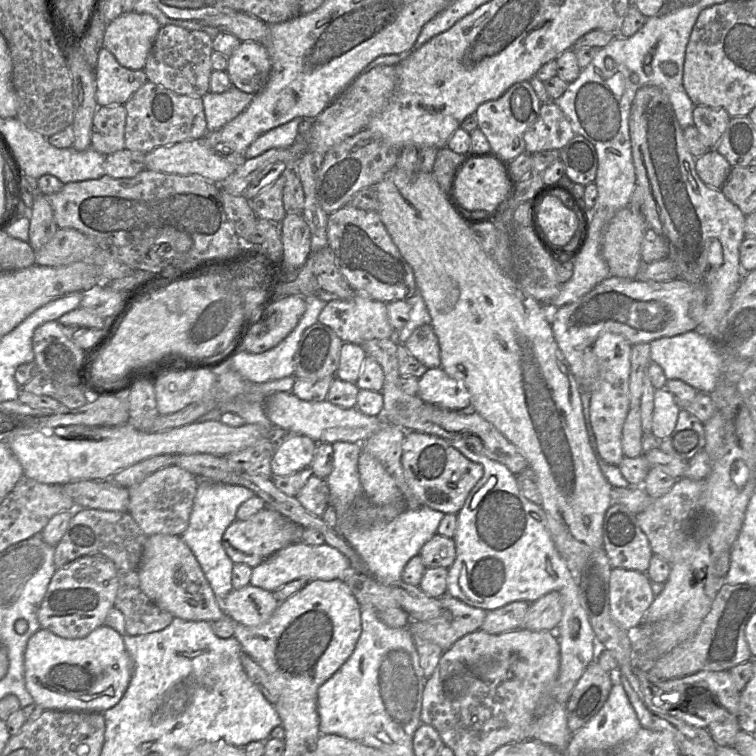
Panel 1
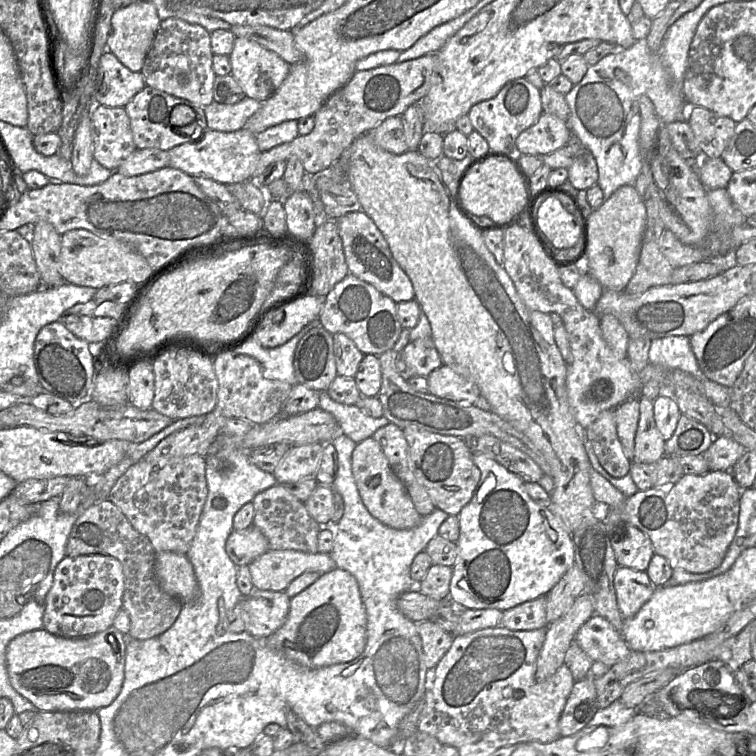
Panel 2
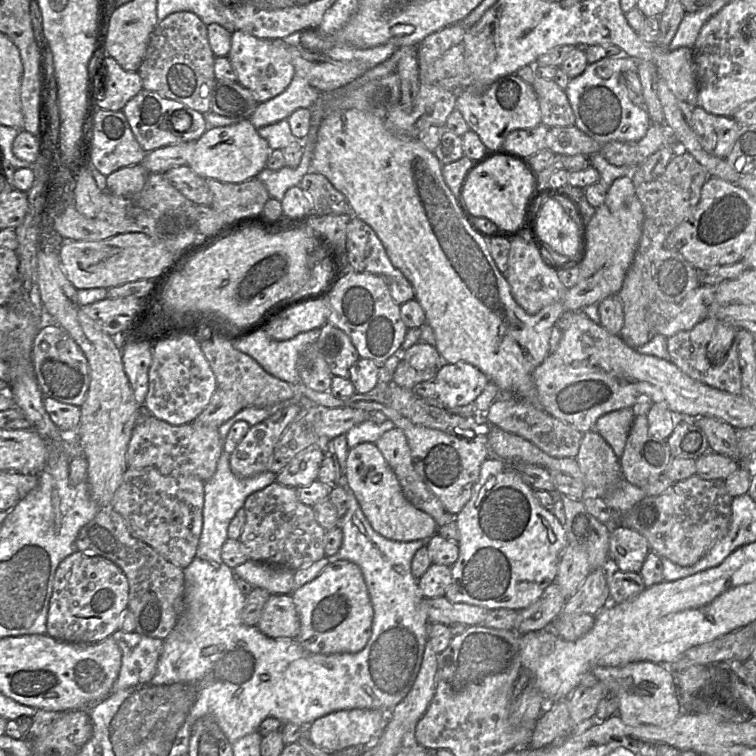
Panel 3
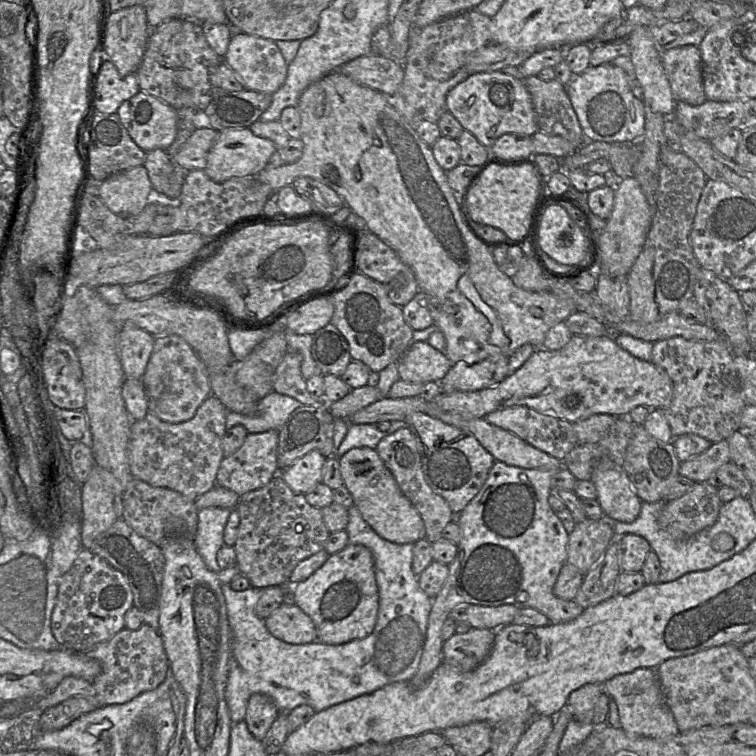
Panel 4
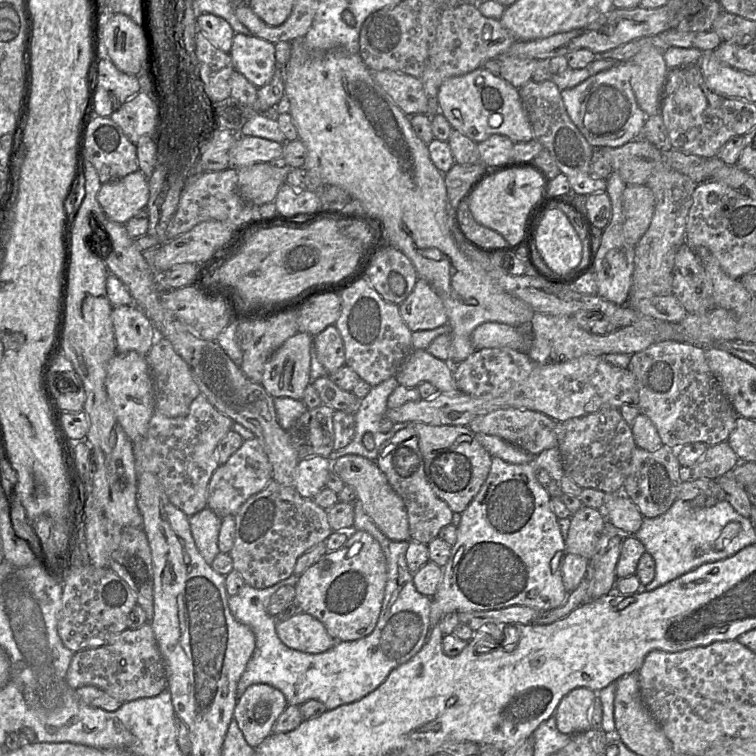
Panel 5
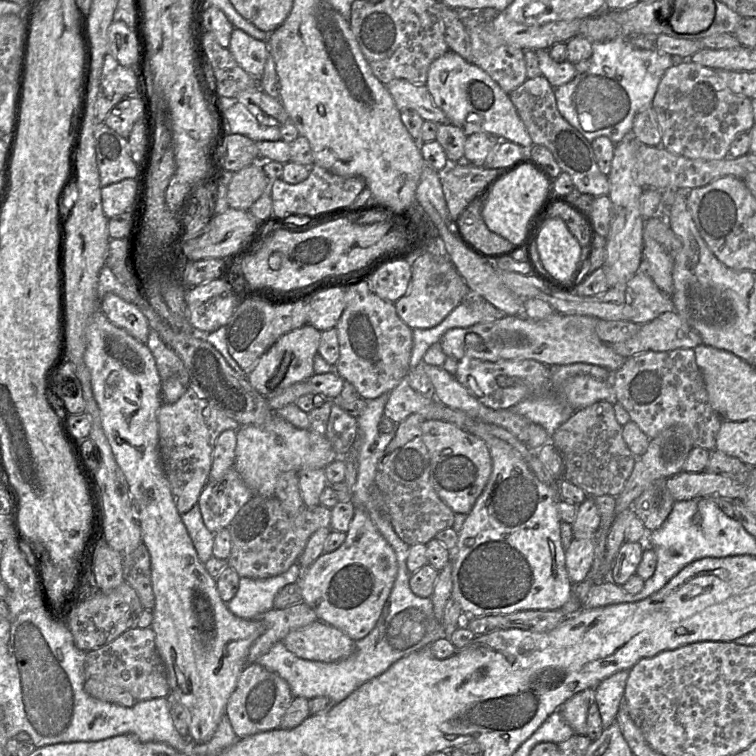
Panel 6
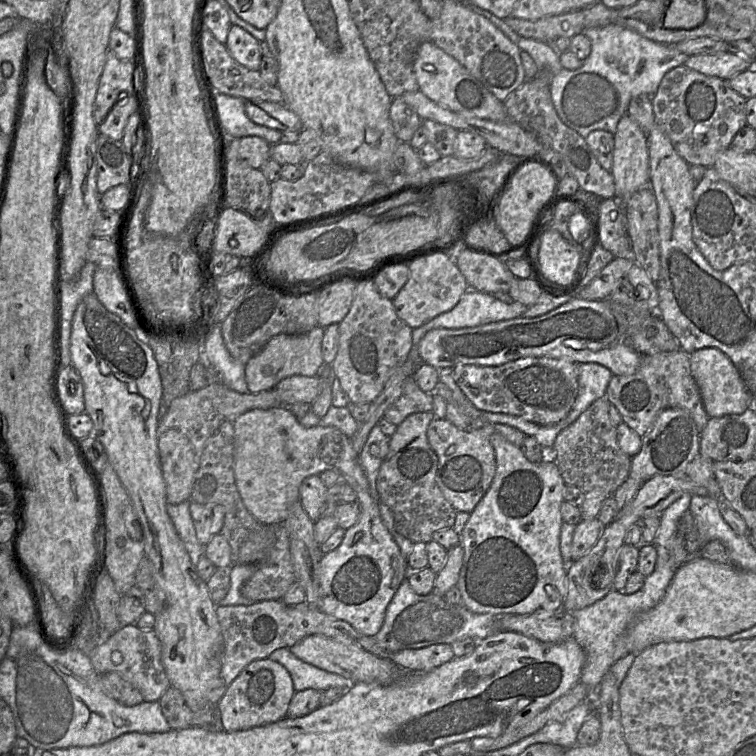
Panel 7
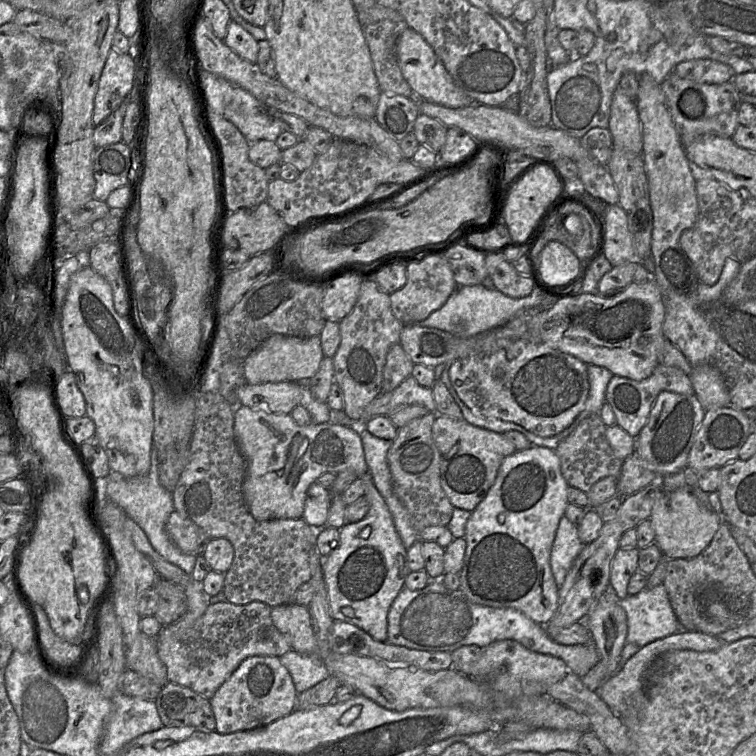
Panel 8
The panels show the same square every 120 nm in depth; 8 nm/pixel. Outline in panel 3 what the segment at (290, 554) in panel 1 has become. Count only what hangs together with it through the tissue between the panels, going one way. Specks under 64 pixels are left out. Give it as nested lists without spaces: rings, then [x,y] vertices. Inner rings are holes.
[[[248,560],[236,566],[233,571],[236,578],[242,578],[253,587],[263,588],[270,594],[287,595],[293,592],[296,570]]]

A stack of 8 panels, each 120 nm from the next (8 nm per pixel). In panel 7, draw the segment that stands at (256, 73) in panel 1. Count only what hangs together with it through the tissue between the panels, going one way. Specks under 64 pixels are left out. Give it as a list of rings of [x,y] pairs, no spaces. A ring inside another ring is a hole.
[[[232,24],[225,43],[231,56],[250,70],[259,70],[261,64],[260,41],[243,28]]]

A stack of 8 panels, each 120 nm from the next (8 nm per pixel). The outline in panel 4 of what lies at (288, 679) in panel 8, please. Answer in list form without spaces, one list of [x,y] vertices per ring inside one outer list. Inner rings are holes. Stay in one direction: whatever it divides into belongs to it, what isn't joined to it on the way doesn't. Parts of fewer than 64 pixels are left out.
[[[254,693],[248,700],[244,721],[250,733],[262,742],[280,712],[271,697],[263,693]]]

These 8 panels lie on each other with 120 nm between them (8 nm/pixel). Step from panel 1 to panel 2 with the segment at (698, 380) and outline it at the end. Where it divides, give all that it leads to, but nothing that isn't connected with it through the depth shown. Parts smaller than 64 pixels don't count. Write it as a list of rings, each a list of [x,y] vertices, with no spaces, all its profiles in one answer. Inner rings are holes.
[[[668,336],[653,339],[649,363],[667,369],[679,369],[700,380],[708,380],[697,363],[688,336]]]

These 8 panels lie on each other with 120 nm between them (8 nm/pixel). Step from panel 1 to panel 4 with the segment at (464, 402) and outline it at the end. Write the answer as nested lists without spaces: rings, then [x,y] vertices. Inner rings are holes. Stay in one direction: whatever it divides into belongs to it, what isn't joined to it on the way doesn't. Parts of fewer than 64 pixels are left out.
[[[488,358],[474,364],[459,361],[438,383],[442,393],[473,392],[497,385],[508,375],[509,358]]]

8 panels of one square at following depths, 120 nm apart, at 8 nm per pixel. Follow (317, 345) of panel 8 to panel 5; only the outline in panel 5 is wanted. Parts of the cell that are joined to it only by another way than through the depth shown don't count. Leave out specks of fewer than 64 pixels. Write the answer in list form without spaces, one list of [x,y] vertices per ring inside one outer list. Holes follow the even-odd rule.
[[[298,331],[288,338],[266,362],[261,385],[272,398],[303,398],[310,378],[310,350],[313,337]]]

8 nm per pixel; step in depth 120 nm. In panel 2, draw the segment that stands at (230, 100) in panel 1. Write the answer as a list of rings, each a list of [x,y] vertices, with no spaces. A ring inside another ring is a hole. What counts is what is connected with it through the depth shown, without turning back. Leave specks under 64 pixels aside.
[[[245,97],[236,104],[212,102],[204,107],[209,130],[235,132],[244,127],[247,120],[261,107],[261,102]]]

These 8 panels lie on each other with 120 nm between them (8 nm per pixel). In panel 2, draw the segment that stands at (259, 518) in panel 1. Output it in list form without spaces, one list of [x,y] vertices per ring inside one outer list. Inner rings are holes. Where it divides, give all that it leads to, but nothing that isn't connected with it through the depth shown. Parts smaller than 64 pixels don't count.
[[[255,526],[243,530],[232,530],[225,544],[229,558],[237,566],[249,565],[270,550],[264,534]]]

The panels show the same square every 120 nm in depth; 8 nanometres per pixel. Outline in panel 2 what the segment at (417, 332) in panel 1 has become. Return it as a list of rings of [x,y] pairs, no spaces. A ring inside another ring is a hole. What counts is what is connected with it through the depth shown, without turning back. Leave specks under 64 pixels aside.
[[[431,337],[409,342],[401,353],[413,376],[427,377],[443,364]]]

